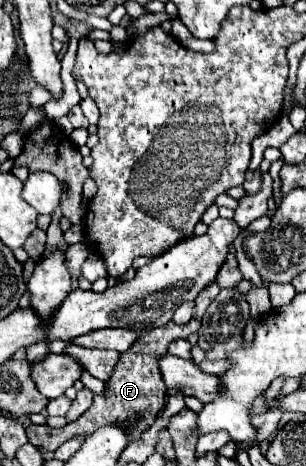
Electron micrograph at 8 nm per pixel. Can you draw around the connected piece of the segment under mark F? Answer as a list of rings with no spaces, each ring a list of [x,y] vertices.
[[[213,282],[211,288],[205,288],[197,298],[195,298],[195,312],[193,312],[193,318],[189,324],[183,324],[183,326],[177,326],[175,322],[169,322],[165,326],[159,326],[159,328],[151,328],[149,332],[143,332],[139,336],[139,340],[127,350],[121,354],[121,360],[119,364],[115,366],[113,370],[113,376],[111,380],[107,382],[107,392],[103,392],[103,396],[95,394],[93,398],[93,404],[91,408],[81,414],[75,422],[69,422],[67,426],[63,428],[51,428],[47,424],[43,426],[37,426],[37,424],[31,424],[27,428],[27,438],[31,444],[35,444],[37,448],[45,448],[45,450],[55,450],[59,448],[65,440],[69,440],[71,436],[75,434],[83,434],[83,436],[89,436],[89,432],[95,432],[95,428],[99,426],[105,426],[105,424],[115,424],[115,420],[123,420],[123,416],[131,416],[131,412],[143,412],[143,430],[149,428],[153,422],[155,422],[155,416],[157,412],[163,408],[165,400],[165,382],[161,378],[161,370],[159,370],[159,360],[163,356],[167,356],[167,346],[171,340],[177,340],[177,338],[187,338],[191,332],[197,332],[199,326],[201,326],[201,316],[207,312],[207,306],[217,298],[219,294],[219,286]]]

